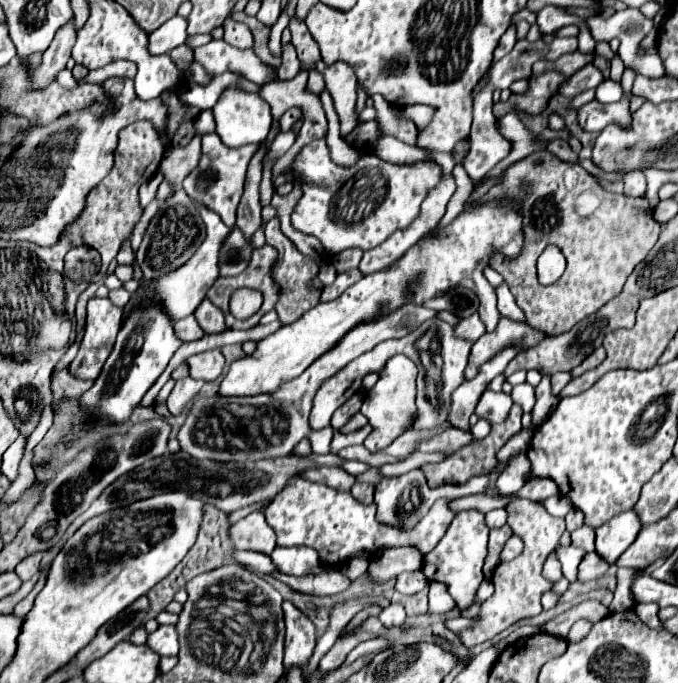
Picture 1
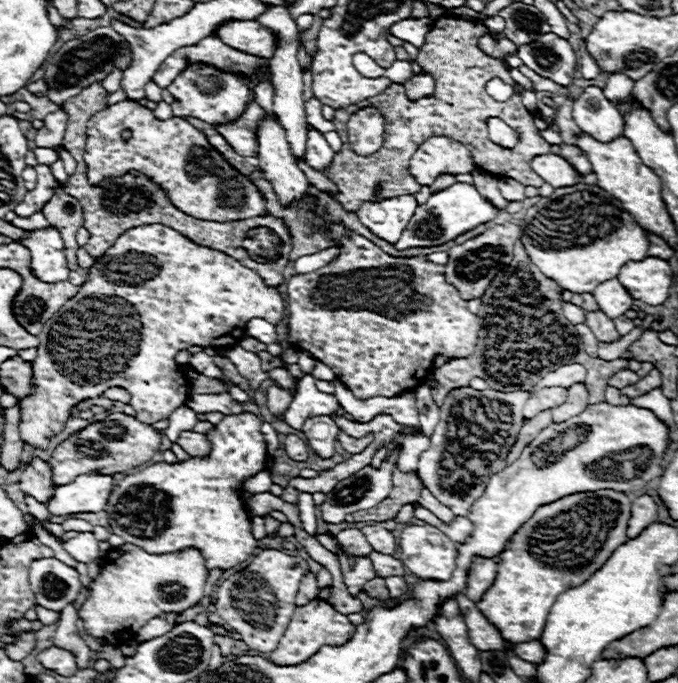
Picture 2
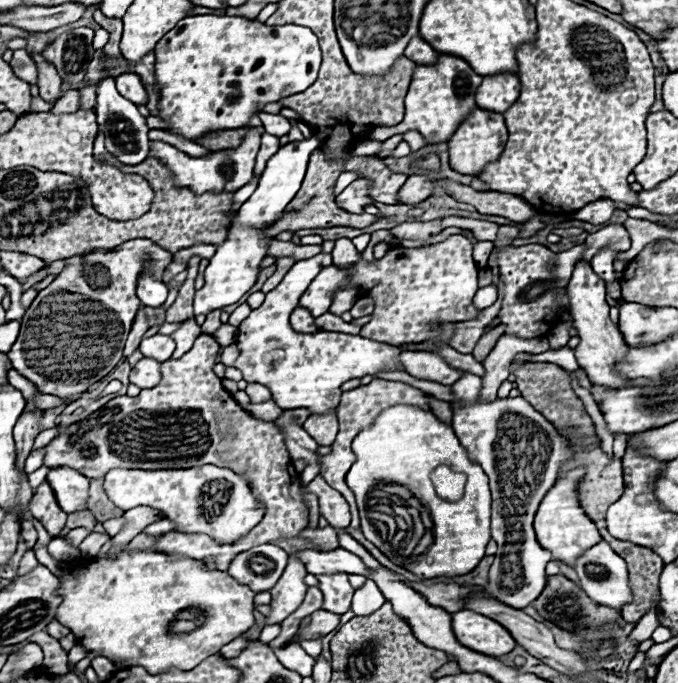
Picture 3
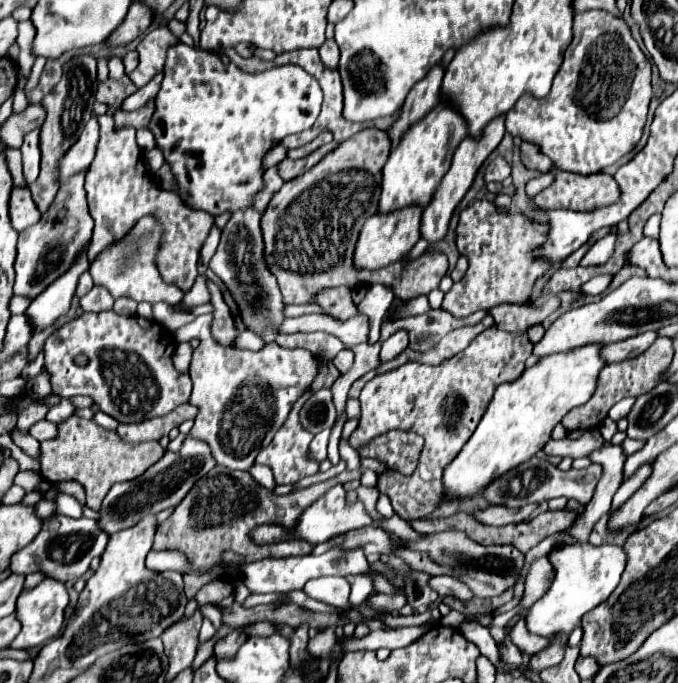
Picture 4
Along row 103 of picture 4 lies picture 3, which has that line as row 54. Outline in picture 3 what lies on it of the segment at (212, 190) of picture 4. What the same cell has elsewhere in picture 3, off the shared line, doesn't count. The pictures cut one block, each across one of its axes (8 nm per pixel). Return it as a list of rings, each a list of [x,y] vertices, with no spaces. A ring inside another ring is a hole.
[[[186,16],[168,34],[162,36],[156,52],[156,80],[160,90],[160,118],[170,126],[168,132],[196,140],[204,132],[222,130],[222,126],[246,126],[252,114],[258,114],[264,104],[278,102],[290,94],[306,90],[318,76],[322,52],[318,38],[306,26],[284,24],[266,26],[258,20],[242,16]]]

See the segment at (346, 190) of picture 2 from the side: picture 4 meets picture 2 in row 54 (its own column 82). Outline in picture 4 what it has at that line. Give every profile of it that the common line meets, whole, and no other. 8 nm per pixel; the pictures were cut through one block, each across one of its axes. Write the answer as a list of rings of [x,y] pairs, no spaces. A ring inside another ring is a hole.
[[[74,415],[58,424],[56,438],[40,443],[40,466],[42,466],[42,478],[48,482],[64,482],[64,480],[80,482],[86,492],[86,506],[98,512],[112,484],[128,482],[142,476],[150,468],[150,464],[156,464],[164,456],[164,452],[166,450],[158,442],[130,444],[120,440],[116,431],[104,430],[93,420]]]

